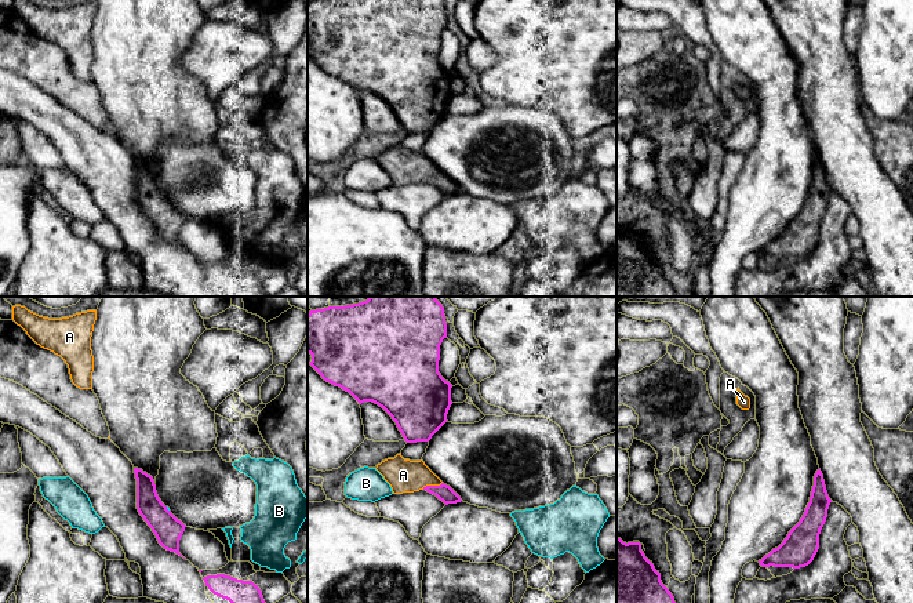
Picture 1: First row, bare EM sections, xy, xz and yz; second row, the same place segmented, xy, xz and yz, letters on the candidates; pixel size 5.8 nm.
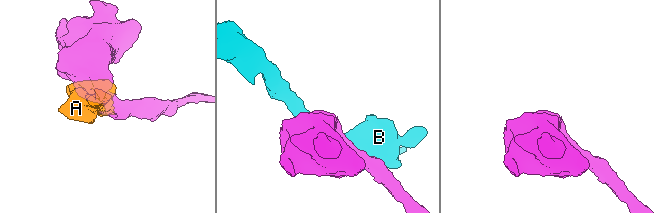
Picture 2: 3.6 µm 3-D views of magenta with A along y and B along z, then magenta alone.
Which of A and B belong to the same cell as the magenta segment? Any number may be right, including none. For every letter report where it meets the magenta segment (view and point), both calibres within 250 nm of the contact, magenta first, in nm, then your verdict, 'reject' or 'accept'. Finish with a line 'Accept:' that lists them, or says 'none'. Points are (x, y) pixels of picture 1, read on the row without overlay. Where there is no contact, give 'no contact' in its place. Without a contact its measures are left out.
A: meets magenta in xz at (432, 177); 100 nm thick on the magenta side, 190 nm on the other; accept
B: meets magenta in xy at (167, 200); 160 nm thick on the magenta side, 20 nm on the other; reject
Accept: A

